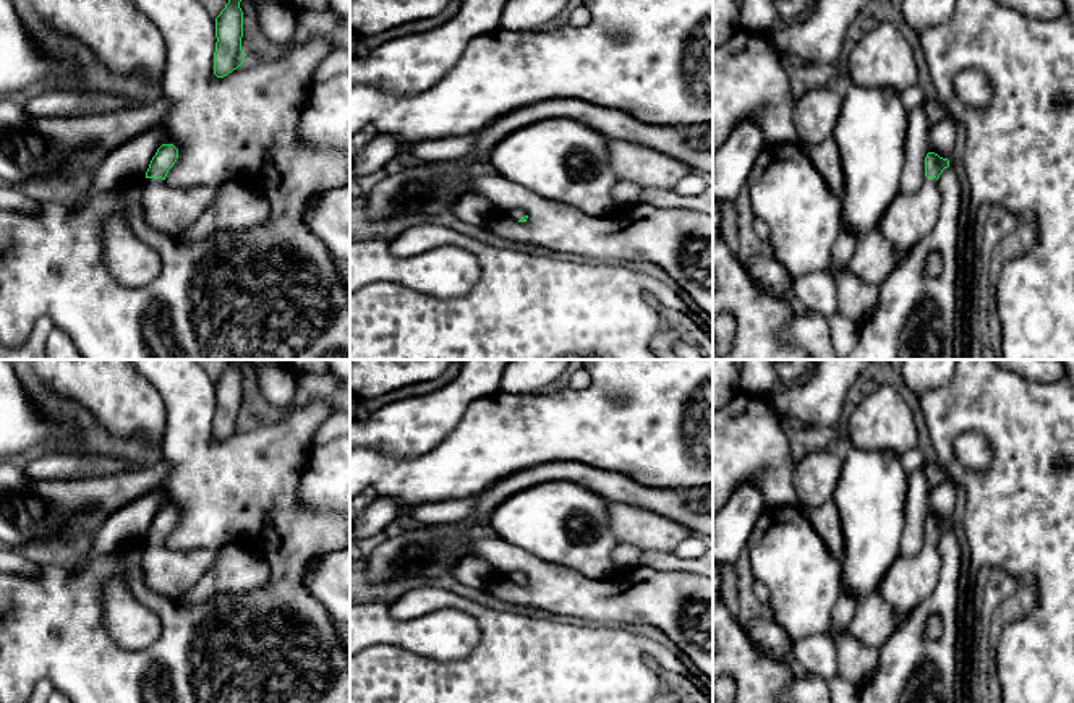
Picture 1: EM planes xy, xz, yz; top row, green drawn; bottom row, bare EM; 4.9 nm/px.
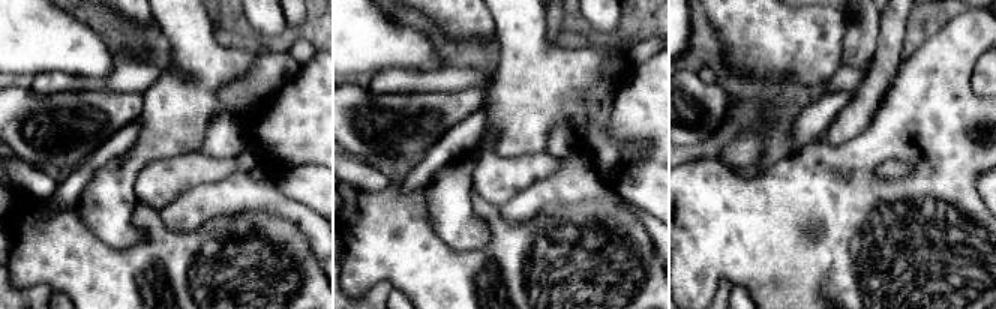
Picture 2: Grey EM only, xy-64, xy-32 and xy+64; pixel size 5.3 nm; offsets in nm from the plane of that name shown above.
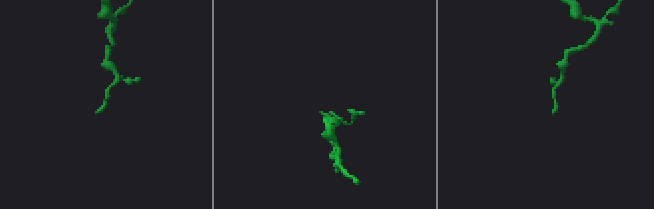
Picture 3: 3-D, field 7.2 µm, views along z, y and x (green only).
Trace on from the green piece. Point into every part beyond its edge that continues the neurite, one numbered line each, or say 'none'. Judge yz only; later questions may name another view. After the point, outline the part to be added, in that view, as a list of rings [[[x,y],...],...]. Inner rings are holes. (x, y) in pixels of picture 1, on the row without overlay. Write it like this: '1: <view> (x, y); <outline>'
1: yz (909, 580); [[[927,541],[918,554],[899,556],[878,586],[897,616],[907,616],[931,594],[940,577],[941,559],[938,543]]]

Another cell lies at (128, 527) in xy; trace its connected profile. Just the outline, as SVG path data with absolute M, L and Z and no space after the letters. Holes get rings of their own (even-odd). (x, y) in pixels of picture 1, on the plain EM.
M157 488L128 502L96 533L92 549L71 572L83 572L97 557L136 547L146 539L149 526L164 505L164 492Z

